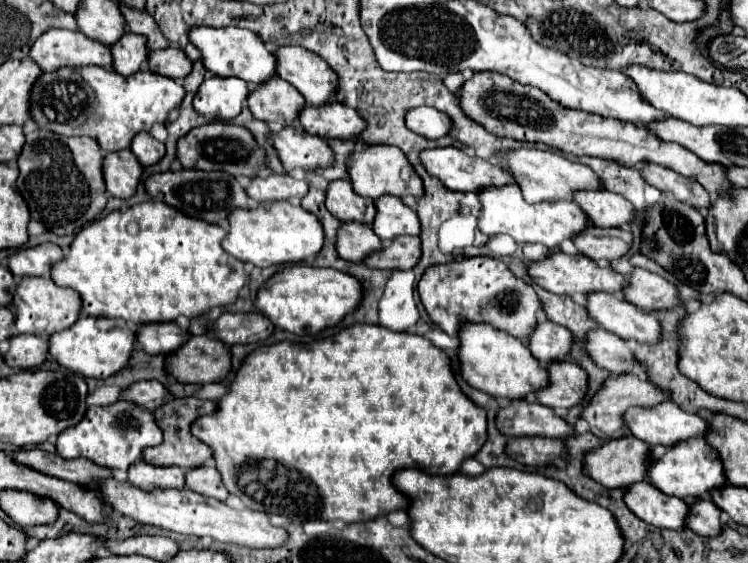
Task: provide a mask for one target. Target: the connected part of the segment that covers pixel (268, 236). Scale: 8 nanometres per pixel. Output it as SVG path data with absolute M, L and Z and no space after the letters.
M288 200L260 202L246 210L230 210L228 234L222 240L222 248L254 266L286 266L300 260L312 260L324 244L324 232L318 218L306 212L302 206L294 206Z

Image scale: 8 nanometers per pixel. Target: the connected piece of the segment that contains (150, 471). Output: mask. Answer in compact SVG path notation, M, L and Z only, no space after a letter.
M136 462L128 470L128 482L142 490L154 488L184 488L184 470L178 466L154 466L148 462Z

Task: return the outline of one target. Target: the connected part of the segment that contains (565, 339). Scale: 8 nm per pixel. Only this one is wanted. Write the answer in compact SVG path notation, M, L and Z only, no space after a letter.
M540 320L528 338L528 346L532 356L542 364L550 364L552 360L562 360L570 352L572 332L564 326L558 326L550 320Z

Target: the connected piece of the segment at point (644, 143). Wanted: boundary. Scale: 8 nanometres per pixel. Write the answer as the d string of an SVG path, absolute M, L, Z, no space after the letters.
M476 72L470 80L466 80L456 94L460 108L474 122L484 126L490 134L508 136L520 142L544 142L552 148L558 148L566 154L574 156L596 156L606 160L616 160L622 166L638 166L638 162L648 160L660 166L668 166L684 176L694 176L712 196L730 194L732 184L726 180L726 168L718 164L702 162L690 150L674 144L662 142L652 136L646 128L634 126L630 122L602 118L598 114L570 110L560 102L554 102L548 94L534 86L524 86L514 82L512 78L498 72Z

